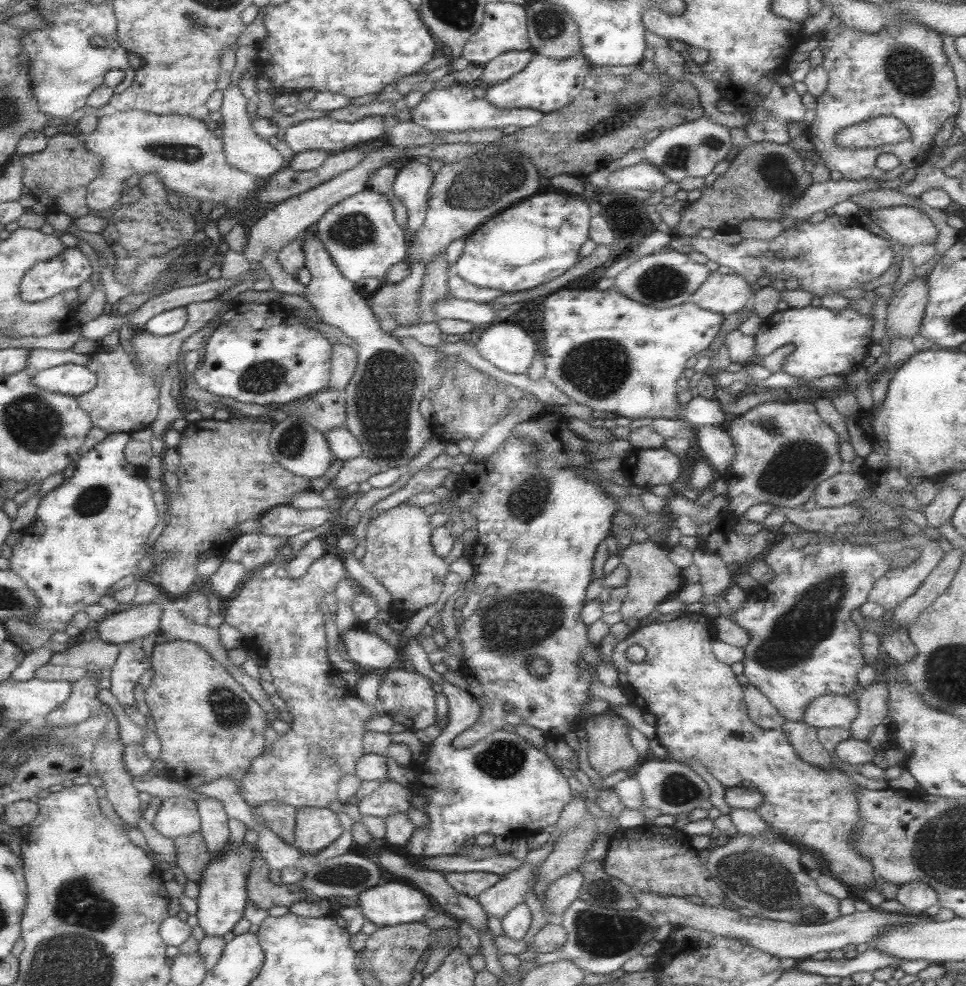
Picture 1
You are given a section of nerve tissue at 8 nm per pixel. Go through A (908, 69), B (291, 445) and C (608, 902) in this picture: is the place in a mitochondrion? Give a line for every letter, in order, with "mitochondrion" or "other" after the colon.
A: mitochondrion
B: mitochondrion
C: mitochondrion

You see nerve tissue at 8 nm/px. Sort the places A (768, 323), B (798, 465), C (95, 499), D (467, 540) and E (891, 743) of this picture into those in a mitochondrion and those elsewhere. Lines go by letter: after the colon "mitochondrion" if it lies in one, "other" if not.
A: other
B: mitochondrion
C: mitochondrion
D: other
E: other

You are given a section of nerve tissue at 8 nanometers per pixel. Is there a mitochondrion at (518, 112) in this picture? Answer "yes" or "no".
no

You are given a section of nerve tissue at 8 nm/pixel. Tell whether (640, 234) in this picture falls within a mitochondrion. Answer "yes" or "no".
no

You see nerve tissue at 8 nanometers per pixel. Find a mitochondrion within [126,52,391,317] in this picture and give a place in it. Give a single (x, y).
(354, 230)

